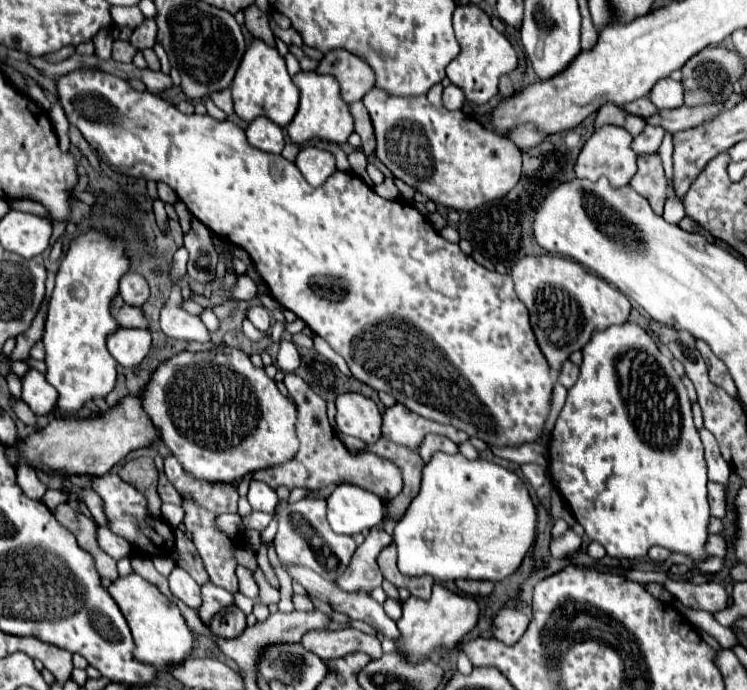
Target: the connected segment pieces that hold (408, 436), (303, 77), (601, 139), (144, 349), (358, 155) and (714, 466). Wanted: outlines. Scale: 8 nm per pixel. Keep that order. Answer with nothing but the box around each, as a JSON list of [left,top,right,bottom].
[[382,403,468,449],[286,71,354,143],[574,125,636,187],[108,329,150,367],[348,149,372,185],[700,429,730,485]]

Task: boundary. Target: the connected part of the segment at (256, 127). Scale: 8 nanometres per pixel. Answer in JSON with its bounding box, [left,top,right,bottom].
[246,117,284,153]

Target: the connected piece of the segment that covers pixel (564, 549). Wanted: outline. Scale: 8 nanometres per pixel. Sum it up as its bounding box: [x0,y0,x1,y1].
[549,529,582,558]

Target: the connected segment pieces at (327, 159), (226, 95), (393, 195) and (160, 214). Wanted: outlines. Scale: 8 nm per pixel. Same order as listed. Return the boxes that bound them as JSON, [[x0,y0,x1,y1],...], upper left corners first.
[[296,145,336,187],[210,89,234,115],[374,177,398,199],[153,199,168,233]]

